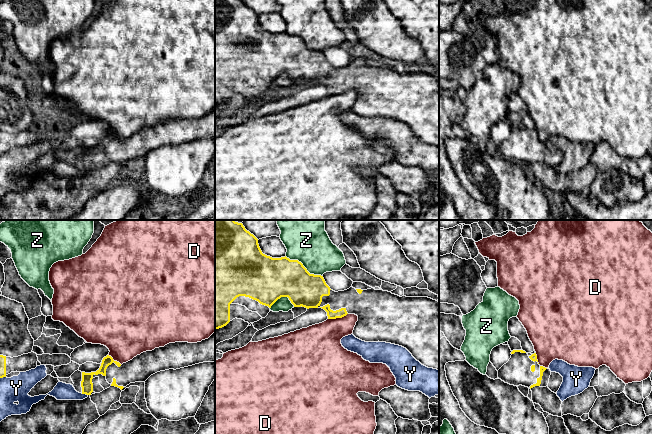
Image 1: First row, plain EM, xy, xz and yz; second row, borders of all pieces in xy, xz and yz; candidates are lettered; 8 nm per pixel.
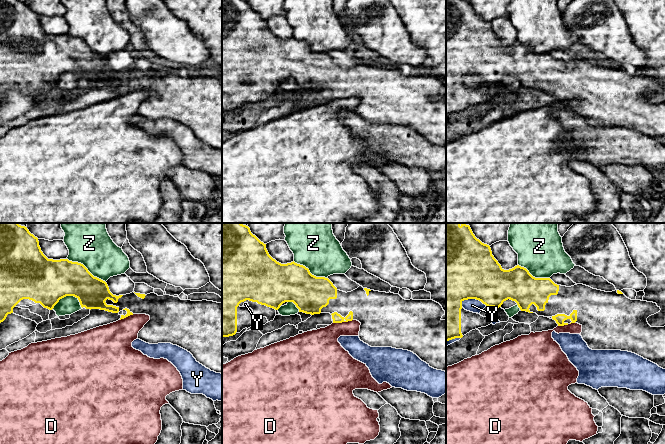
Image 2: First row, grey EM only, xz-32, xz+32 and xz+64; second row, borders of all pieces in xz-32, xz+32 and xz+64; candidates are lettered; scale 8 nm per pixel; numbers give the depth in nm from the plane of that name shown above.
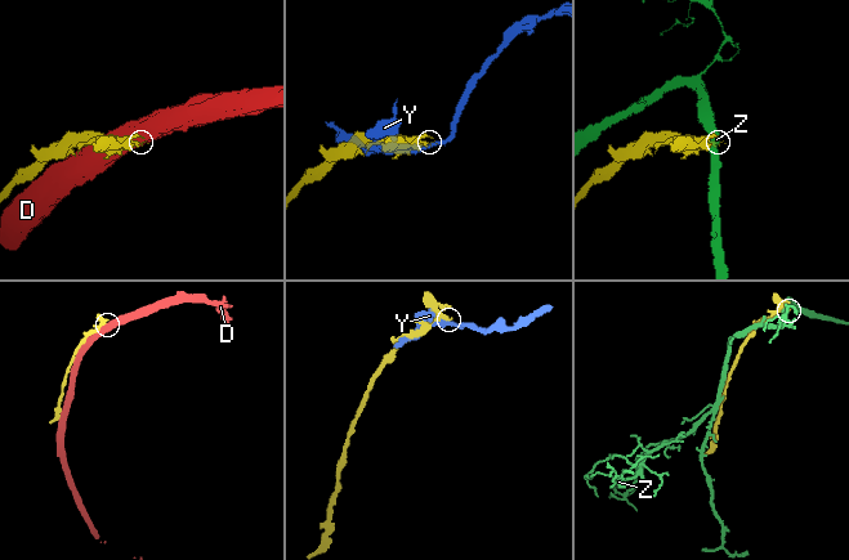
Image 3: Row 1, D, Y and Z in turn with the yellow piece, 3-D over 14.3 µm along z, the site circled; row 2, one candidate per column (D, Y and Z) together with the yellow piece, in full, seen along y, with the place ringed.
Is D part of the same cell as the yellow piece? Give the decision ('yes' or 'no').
no

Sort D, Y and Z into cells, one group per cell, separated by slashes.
D / Y / Z

